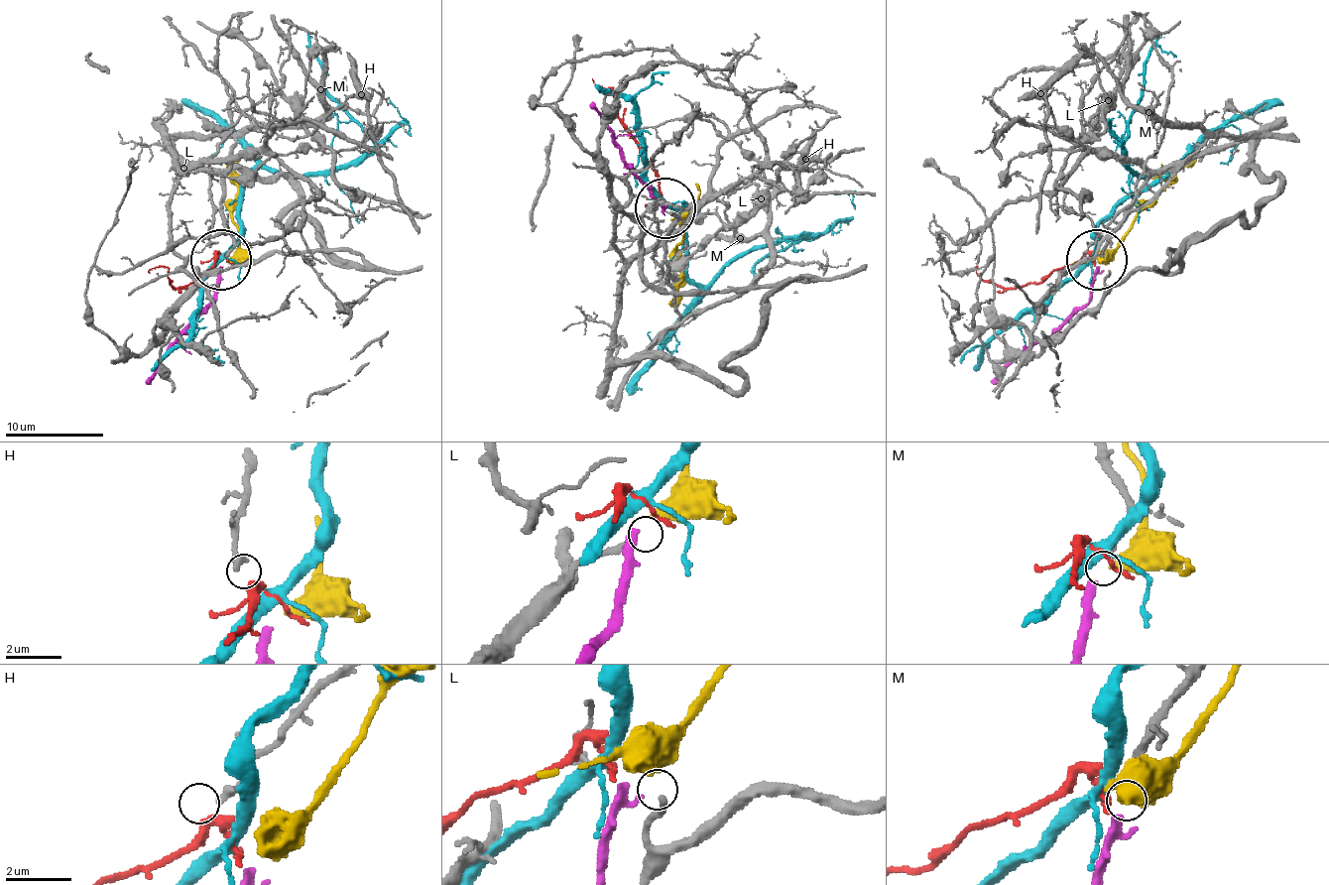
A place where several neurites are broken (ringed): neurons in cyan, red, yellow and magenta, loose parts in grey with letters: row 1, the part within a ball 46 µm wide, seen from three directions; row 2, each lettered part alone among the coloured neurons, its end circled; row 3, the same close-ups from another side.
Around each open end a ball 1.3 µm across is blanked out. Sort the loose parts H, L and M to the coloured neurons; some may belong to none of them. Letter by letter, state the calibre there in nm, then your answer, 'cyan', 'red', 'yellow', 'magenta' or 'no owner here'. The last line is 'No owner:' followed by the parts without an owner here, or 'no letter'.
H: 240 nm thick; red
L: 200 nm thick; yellow
M: 280 nm thick; magenta
No owner: no letter

